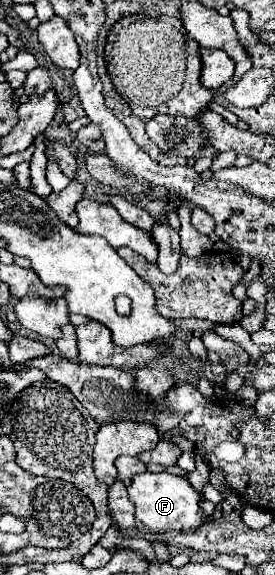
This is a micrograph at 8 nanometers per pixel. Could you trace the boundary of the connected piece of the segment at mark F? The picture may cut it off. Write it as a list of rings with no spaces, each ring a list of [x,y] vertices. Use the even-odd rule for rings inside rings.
[[[138,473],[128,487],[130,501],[136,505],[136,521],[152,533],[166,531],[194,531],[208,521],[208,515],[200,507],[202,493],[198,493],[186,477],[164,473]]]

